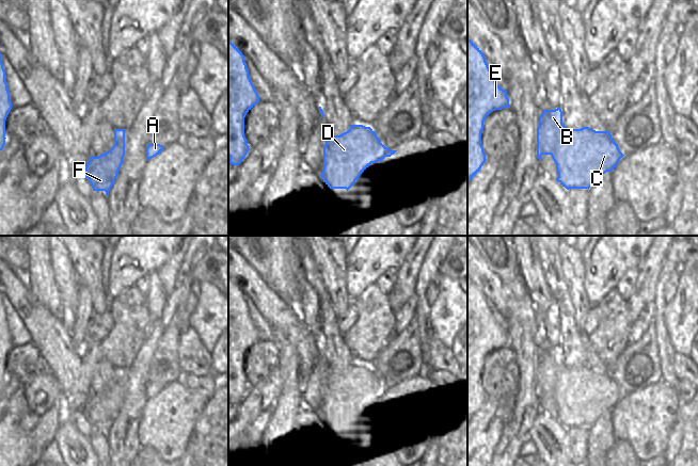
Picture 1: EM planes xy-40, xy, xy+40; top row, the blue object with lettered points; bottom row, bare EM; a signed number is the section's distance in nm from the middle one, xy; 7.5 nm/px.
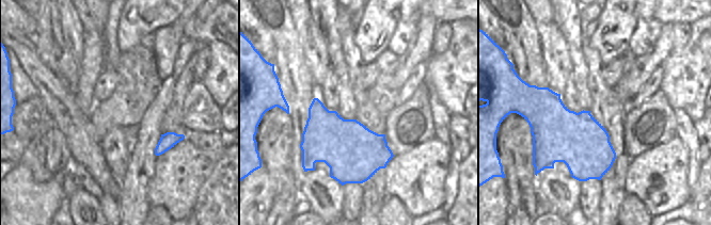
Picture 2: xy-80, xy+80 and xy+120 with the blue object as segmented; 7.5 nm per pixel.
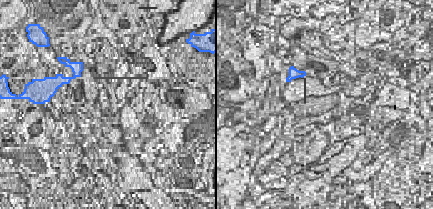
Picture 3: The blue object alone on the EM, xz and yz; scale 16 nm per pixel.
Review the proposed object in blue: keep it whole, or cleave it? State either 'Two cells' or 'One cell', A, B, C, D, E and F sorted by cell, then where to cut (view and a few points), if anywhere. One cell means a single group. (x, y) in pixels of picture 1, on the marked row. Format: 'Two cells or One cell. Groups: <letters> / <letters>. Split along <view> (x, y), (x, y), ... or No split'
Two cells. Groups: A / B C D E F. Split along xy (384, 147), (385, 156).

